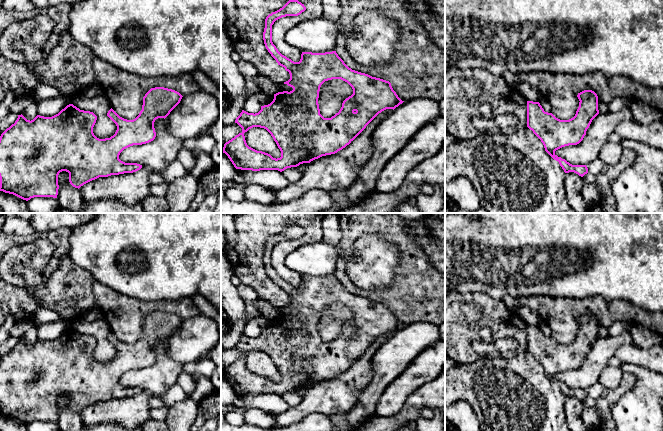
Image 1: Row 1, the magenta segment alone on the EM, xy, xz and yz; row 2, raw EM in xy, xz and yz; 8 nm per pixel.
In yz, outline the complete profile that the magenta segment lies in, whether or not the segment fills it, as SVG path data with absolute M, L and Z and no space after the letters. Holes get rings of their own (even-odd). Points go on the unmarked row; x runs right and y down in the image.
M584 314L578 317L577 321L580 325L579 331L575 340L569 344L560 344L552 337L545 336L539 326L527 325L527 351L541 364L545 375L559 386L565 397L574 396L583 401L588 397L586 389L572 389L555 378L555 375L562 371L579 368L586 359L592 344L599 338L598 320L594 315Z

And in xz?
M289 224L282 232L272 236L265 243L263 264L266 273L276 284L278 289L285 292L290 303L284 308L293 314L274 318L273 325L261 330L258 337L248 337L244 334L236 342L242 356L224 368L225 377L234 391L241 394L278 394L297 391L303 387L310 387L322 380L335 378L349 369L366 350L382 335L395 333L402 325L393 314L389 305L372 301L349 292L338 280L336 275L325 277L302 276L299 286L294 286L282 279L272 266L272 249L286 240L298 240L306 234L304 228L298 224ZM341 303L353 313L353 318L346 322L338 337L331 342L324 342L320 338L318 322L321 309L328 304ZM253 351L266 353L281 375L280 382L273 382L270 378L257 375L246 367L244 357Z

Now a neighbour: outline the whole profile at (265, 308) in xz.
M257 297L255 299L258 303L258 312L259 314L267 317L267 318L275 318L275 315L276 315L276 308L275 306L273 306L270 302L260 298L260 297Z

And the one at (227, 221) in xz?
M221 213L221 229L227 238L235 236L234 217L230 213Z

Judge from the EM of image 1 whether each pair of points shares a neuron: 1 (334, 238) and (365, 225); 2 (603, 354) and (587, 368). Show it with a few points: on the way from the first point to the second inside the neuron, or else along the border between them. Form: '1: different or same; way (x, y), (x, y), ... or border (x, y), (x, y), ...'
1: different; border (338, 223), (341, 229), (340, 242)
2: same; way (599, 357), (591, 365)

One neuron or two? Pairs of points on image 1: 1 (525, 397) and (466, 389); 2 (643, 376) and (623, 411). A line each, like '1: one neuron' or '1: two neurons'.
1: one neuron
2: one neuron

